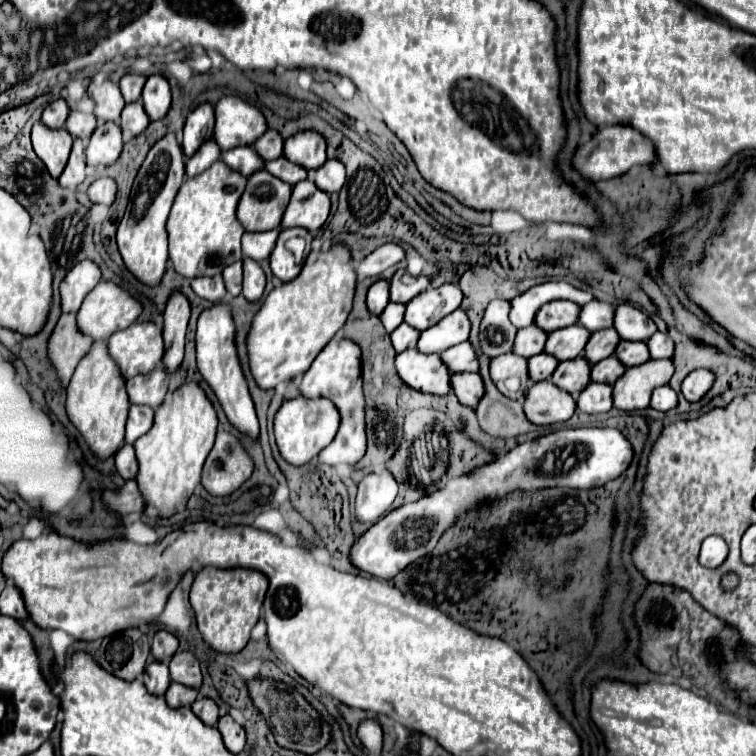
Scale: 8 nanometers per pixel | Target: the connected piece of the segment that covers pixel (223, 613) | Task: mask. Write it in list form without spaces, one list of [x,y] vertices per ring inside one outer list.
[[[212,566],[202,568],[190,590],[190,604],[196,616],[198,632],[202,640],[220,654],[238,654],[250,640],[250,630],[260,618],[260,608],[264,594],[268,590],[268,580],[264,574],[248,568],[218,570]]]

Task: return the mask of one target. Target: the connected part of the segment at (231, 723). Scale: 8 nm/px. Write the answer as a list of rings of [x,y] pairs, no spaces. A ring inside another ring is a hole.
[[[220,716],[218,720],[218,726],[216,726],[222,734],[222,740],[224,740],[224,746],[232,752],[232,754],[240,754],[246,746],[246,732],[244,728],[232,718],[232,716]]]

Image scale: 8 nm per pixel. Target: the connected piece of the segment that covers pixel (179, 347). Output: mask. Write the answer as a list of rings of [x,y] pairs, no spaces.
[[[176,292],[166,304],[164,310],[164,358],[162,366],[168,374],[176,372],[178,366],[182,364],[184,358],[184,336],[186,336],[186,326],[190,318],[190,304],[188,300]]]

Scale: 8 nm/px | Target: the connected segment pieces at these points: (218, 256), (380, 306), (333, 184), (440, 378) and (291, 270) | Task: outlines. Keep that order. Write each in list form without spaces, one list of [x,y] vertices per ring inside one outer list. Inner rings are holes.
[[[220,160],[214,162],[206,172],[194,178],[186,178],[172,204],[166,232],[168,232],[168,254],[174,270],[184,278],[214,276],[228,264],[242,258],[240,238],[244,234],[242,224],[236,220],[236,204],[246,186],[246,178]]]
[[[376,280],[366,296],[366,306],[372,314],[380,314],[384,310],[384,306],[388,304],[388,282],[386,280]]]
[[[328,160],[324,166],[320,166],[314,174],[314,184],[326,192],[326,194],[334,194],[340,192],[340,188],[346,182],[346,174],[344,174],[344,164],[338,160]]]
[[[404,350],[394,360],[396,372],[410,386],[422,394],[444,396],[450,392],[450,372],[440,362],[438,354],[420,354],[418,350]]]
[[[288,228],[288,230],[282,230],[278,240],[276,240],[276,246],[270,254],[270,268],[272,268],[272,274],[282,280],[282,282],[290,282],[296,278],[296,274],[300,272],[300,266],[294,262],[294,256],[284,248],[284,242],[290,238],[290,236],[304,236],[304,230],[302,228]]]

